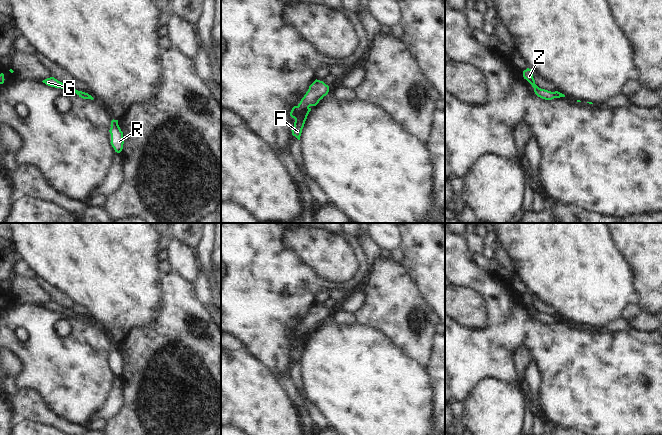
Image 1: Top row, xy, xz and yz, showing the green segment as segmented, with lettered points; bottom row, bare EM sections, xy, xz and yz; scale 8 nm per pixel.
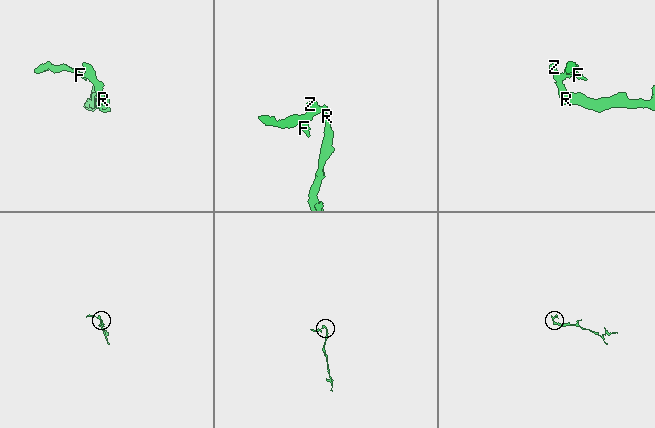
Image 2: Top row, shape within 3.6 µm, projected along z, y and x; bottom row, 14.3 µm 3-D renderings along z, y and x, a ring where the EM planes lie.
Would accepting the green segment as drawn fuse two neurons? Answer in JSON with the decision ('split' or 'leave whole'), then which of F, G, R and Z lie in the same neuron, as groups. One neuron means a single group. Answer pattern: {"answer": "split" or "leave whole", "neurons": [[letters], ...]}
{"answer": "leave whole", "neurons": [["F", "G", "R", "Z"]]}

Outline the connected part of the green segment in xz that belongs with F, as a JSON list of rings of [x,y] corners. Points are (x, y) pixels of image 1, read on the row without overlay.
[[[315,304],[310,310],[304,321],[297,330],[294,330],[290,336],[290,340],[295,343],[292,359],[300,364],[302,353],[311,330],[316,330],[324,320],[329,316],[329,310],[323,305]]]

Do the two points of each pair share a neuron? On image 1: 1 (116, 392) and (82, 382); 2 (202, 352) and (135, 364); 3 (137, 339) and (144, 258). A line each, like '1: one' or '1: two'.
1: two
2: one
3: two

